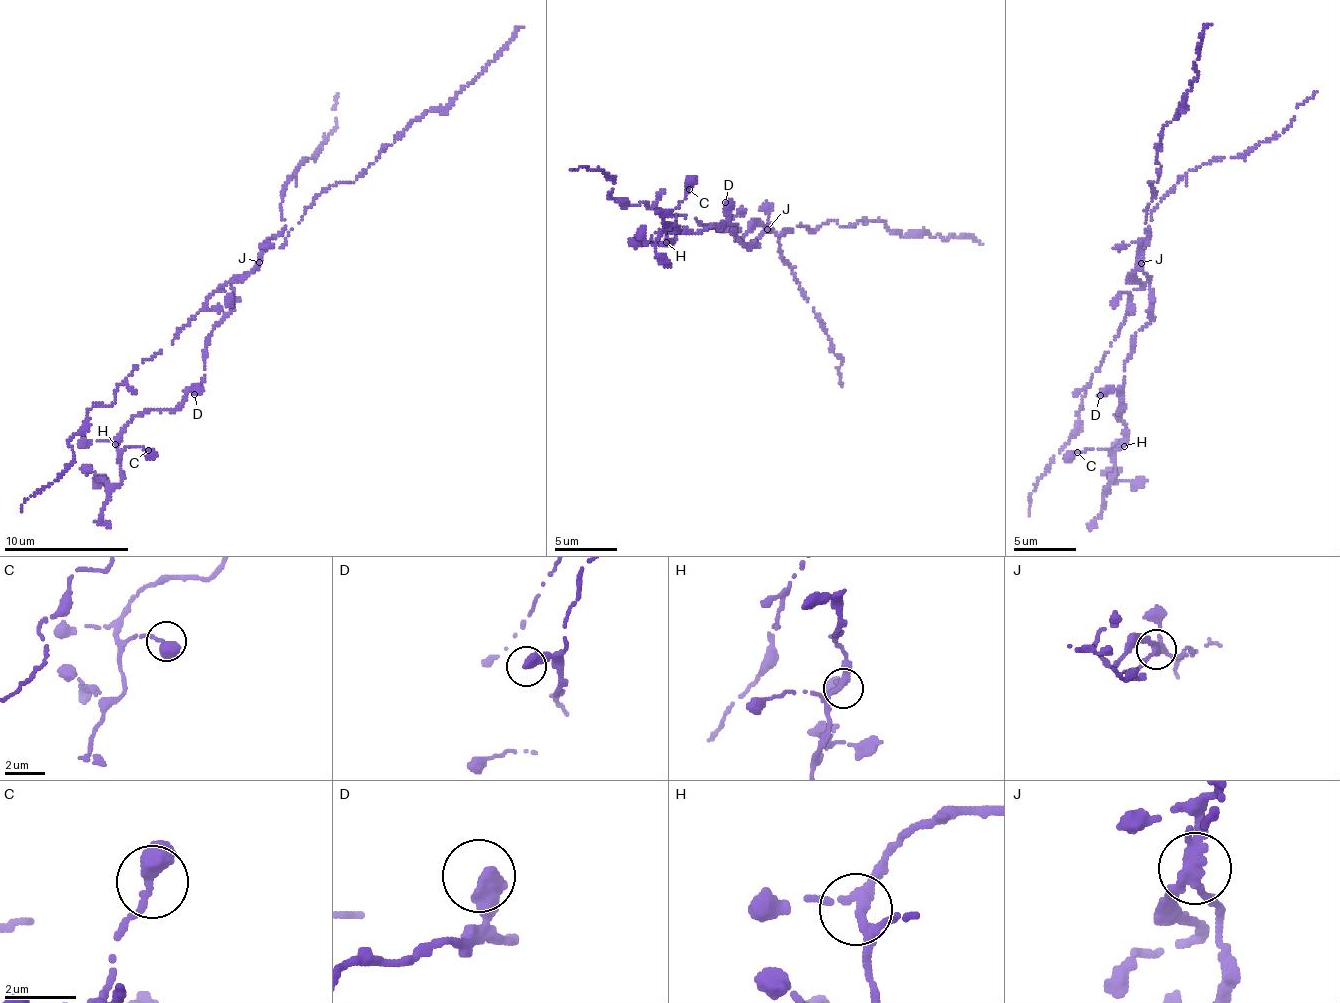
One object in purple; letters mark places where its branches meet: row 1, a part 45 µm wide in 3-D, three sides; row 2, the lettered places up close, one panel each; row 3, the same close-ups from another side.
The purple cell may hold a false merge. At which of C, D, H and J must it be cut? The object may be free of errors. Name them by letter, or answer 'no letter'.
J

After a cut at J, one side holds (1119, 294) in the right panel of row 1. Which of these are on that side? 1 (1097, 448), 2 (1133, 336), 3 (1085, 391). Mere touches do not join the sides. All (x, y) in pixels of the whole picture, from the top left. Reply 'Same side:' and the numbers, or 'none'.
Same side: 3

